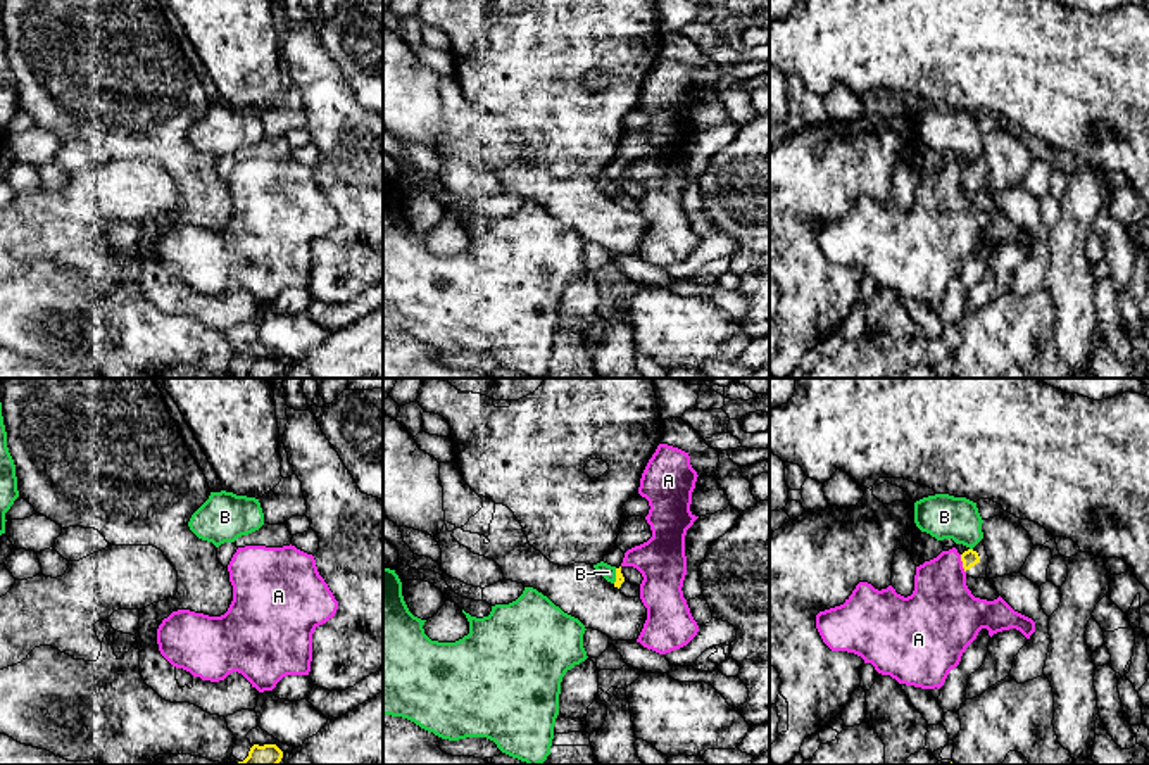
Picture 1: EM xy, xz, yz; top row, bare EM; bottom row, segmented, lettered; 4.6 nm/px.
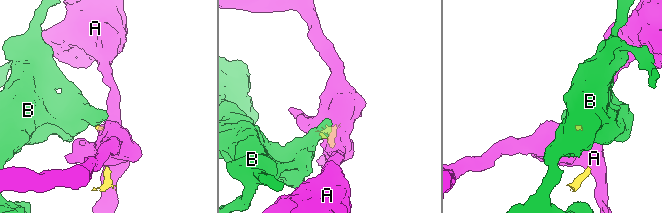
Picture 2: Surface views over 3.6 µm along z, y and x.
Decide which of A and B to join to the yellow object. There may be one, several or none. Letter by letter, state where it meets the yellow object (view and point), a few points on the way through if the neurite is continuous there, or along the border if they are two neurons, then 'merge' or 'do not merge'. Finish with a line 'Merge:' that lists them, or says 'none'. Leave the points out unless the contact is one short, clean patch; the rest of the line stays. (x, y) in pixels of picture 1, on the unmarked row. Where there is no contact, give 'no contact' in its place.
A: meets yellow in yz at (963, 177); do not merge
B: meets yellow in xz at (616, 189); border along xz (616, 182), (613, 195); do not merge
Merge: none

